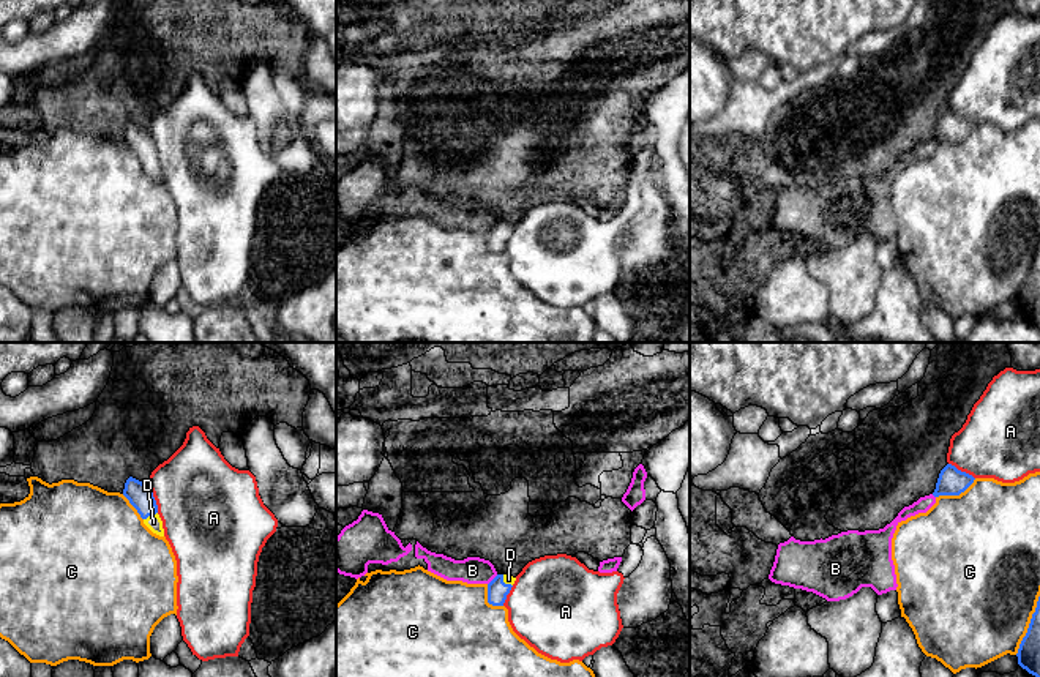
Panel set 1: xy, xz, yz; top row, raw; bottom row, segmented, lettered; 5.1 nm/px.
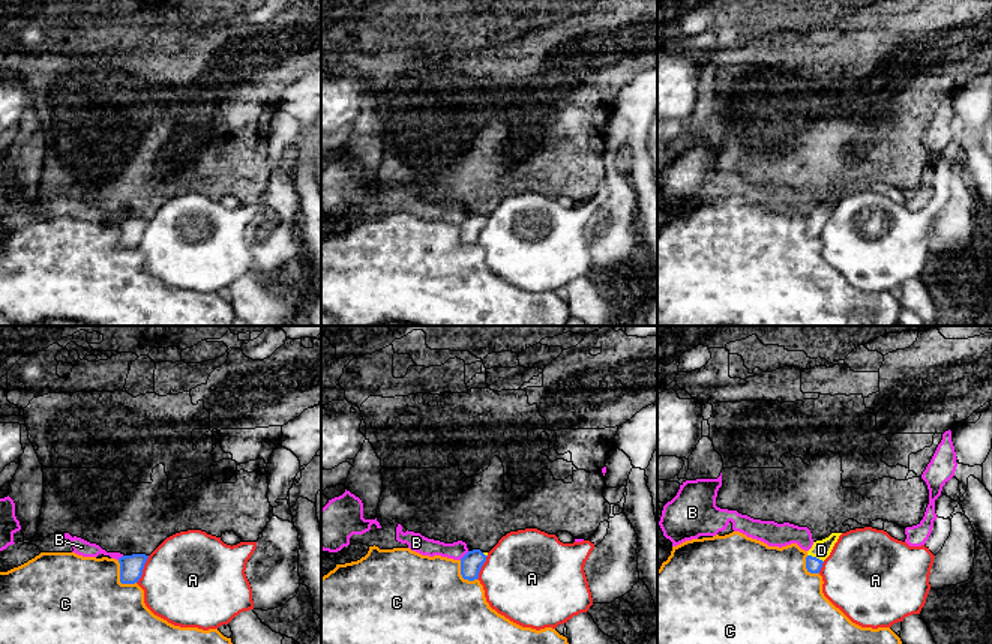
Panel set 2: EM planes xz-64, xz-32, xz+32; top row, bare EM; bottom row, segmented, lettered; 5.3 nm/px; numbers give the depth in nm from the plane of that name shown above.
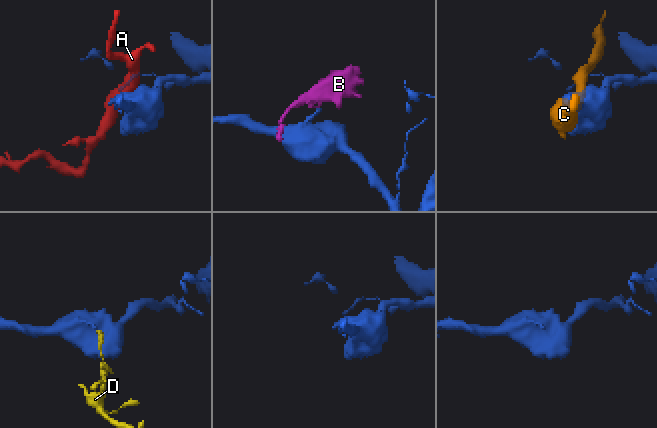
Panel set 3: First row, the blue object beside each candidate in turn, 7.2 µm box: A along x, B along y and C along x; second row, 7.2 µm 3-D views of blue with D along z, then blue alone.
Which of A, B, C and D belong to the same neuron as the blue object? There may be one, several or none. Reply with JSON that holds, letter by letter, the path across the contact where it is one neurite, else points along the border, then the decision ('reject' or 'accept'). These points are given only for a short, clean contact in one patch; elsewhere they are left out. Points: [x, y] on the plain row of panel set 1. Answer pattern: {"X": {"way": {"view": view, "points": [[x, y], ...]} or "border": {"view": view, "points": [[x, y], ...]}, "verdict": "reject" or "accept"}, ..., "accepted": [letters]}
{"A": {"verdict": "reject"}, "B": {"border": {"view": "xz", "points": [[497, 221], [488, 231]]}, "verdict": "reject"}, "C": {"verdict": "reject"}, "D": {"way": {"view": "xy", "points": [[139, 141], [150, 161], [153, 169]]}, "verdict": "accept"}, "accepted": ["D"]}

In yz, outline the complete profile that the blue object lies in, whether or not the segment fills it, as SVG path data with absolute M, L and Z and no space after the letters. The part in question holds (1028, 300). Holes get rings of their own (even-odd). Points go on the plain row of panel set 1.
M1040 243L1016 303L1018 311L1040 327Z

